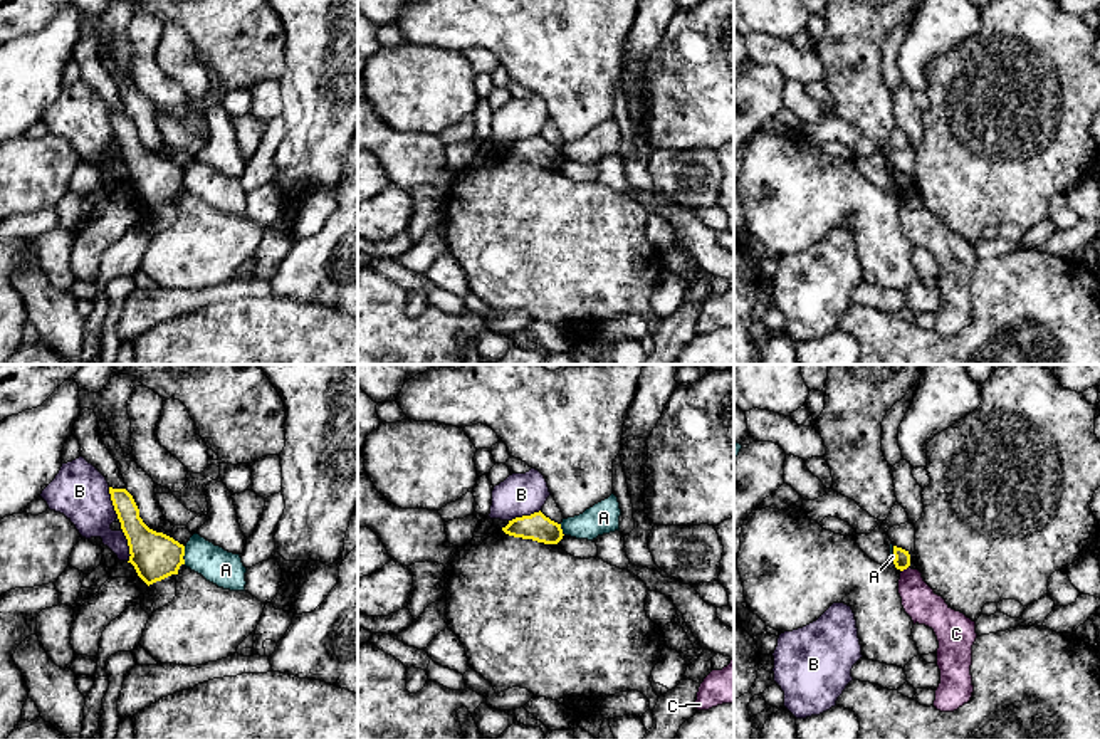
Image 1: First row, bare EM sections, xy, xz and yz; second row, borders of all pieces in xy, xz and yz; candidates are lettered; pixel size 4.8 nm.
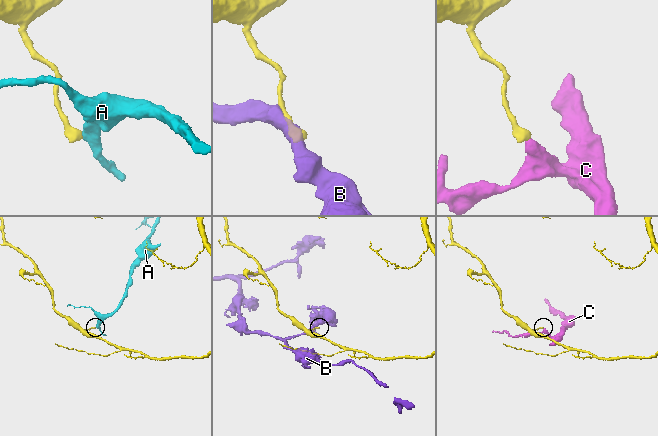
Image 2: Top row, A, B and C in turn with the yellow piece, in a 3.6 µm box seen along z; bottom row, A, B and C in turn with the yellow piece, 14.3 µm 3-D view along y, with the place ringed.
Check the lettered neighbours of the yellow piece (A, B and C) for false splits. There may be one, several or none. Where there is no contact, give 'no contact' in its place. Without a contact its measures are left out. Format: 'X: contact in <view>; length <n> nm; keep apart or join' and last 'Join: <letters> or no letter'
A: contact in xy; length 90 nm; keep apart
B: contact in xy; length 170 nm; keep apart
C: contact in yz; length 40 nm; keep apart
Join: no letter

